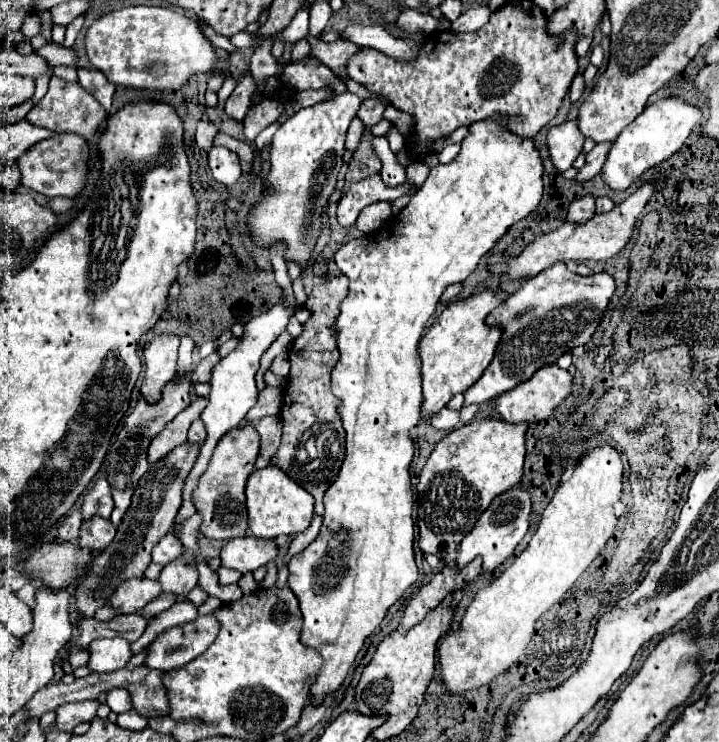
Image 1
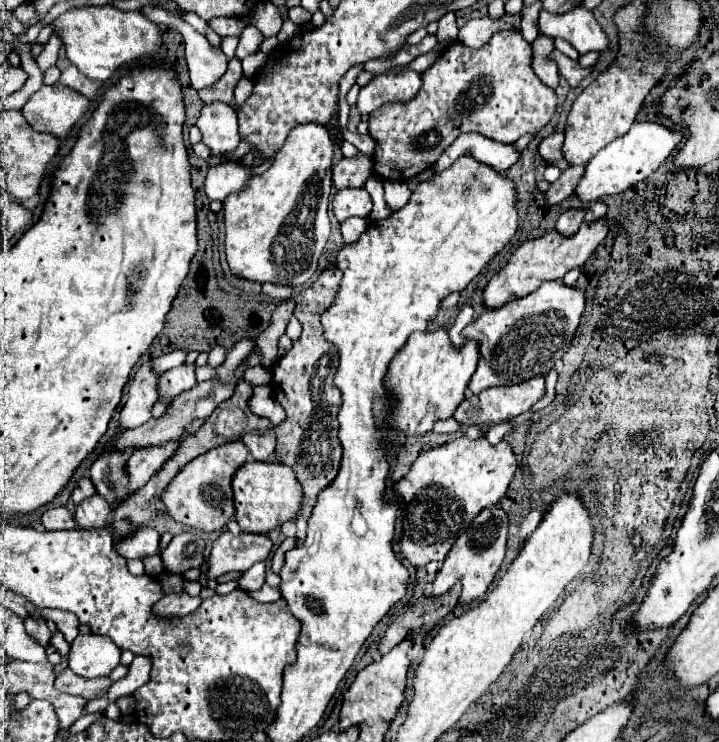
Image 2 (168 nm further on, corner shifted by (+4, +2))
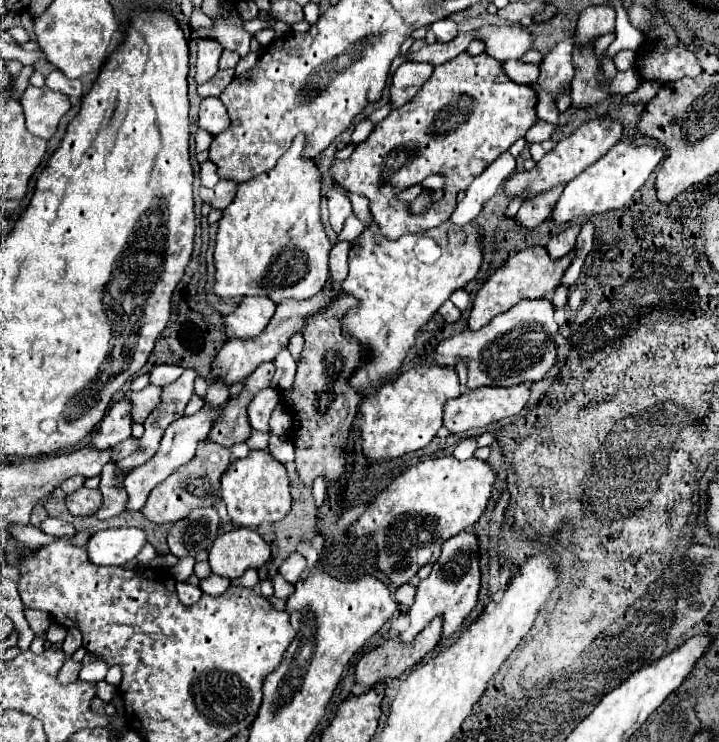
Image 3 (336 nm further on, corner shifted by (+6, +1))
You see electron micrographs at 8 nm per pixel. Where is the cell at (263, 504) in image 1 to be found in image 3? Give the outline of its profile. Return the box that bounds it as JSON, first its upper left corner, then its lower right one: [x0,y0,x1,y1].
[221,452,291,526]

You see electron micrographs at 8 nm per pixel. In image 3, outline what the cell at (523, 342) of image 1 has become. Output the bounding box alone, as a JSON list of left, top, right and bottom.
[435,298,559,388]

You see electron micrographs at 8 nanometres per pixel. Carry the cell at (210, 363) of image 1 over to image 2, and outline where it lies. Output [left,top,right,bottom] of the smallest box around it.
[157,365,195,405]

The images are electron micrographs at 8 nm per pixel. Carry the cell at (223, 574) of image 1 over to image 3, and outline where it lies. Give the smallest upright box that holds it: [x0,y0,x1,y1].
[171,556,195,582]

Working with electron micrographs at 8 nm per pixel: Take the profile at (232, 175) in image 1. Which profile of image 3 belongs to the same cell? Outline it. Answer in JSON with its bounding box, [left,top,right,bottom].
[197,98,231,136]

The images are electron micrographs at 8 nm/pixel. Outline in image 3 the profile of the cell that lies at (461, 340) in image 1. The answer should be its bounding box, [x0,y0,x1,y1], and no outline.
[361,362,459,460]

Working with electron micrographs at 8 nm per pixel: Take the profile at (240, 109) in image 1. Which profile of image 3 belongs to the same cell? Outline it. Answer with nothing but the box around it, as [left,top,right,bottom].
[197,68,233,98]

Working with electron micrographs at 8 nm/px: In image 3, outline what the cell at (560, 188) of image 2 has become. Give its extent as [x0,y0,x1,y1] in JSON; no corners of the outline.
[515,184,563,228]

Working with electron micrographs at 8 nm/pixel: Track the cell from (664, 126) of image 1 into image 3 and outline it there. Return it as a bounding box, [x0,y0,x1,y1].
[551,142,665,226]

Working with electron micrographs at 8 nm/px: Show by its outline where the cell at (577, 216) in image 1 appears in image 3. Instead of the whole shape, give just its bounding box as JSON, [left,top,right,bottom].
[547,224,581,258]

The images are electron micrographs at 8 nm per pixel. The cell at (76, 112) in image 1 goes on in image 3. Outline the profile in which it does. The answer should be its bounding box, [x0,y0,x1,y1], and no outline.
[21,86,71,140]

